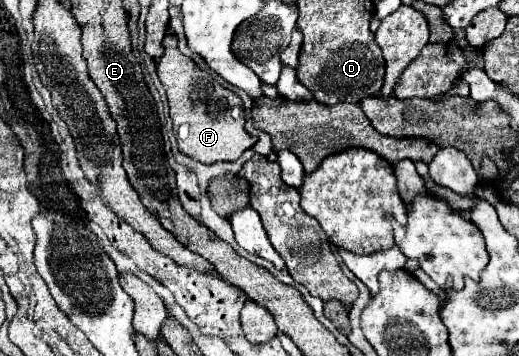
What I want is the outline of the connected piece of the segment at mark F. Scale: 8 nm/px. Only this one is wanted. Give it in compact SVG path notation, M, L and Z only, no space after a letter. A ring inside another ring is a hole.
M168 33L164 37L164 55L158 59L158 77L166 89L170 117L174 123L174 135L178 137L178 147L182 153L202 161L202 163L216 163L216 161L234 161L246 149L254 147L258 141L250 133L246 133L244 123L244 107L242 99L222 87L210 73L200 69L190 57L182 55L178 49L178 37ZM180 127L188 127L186 133L180 137Z

